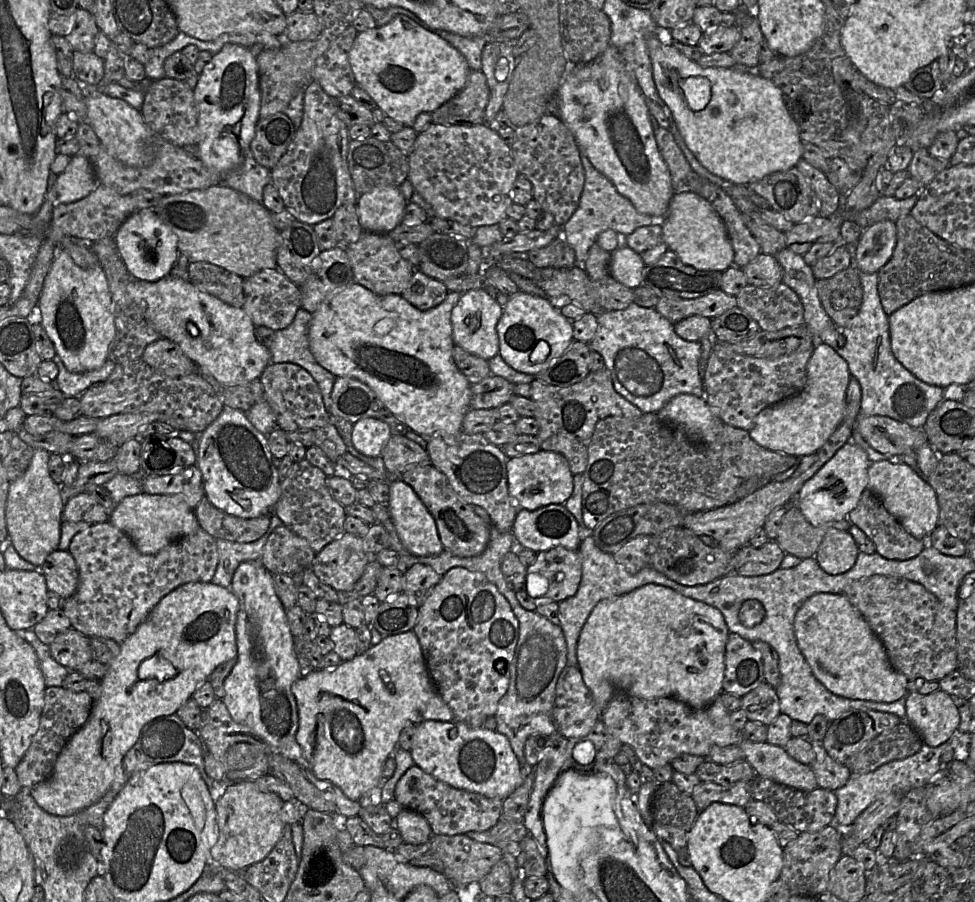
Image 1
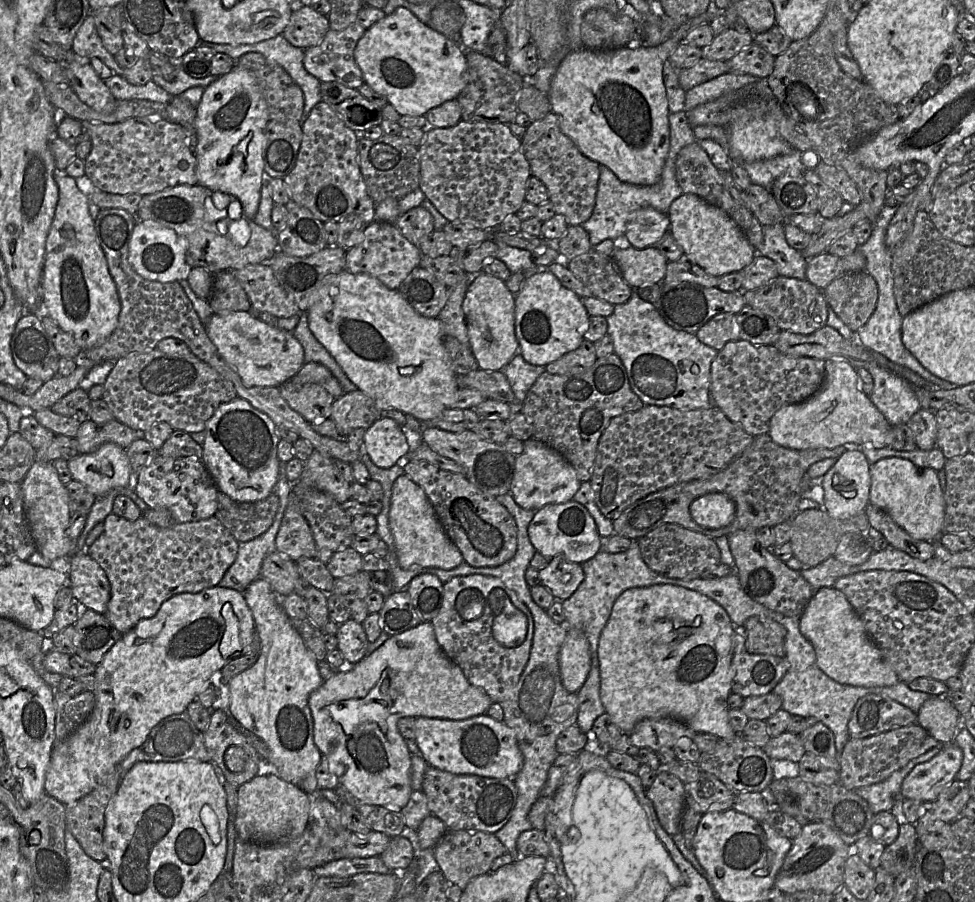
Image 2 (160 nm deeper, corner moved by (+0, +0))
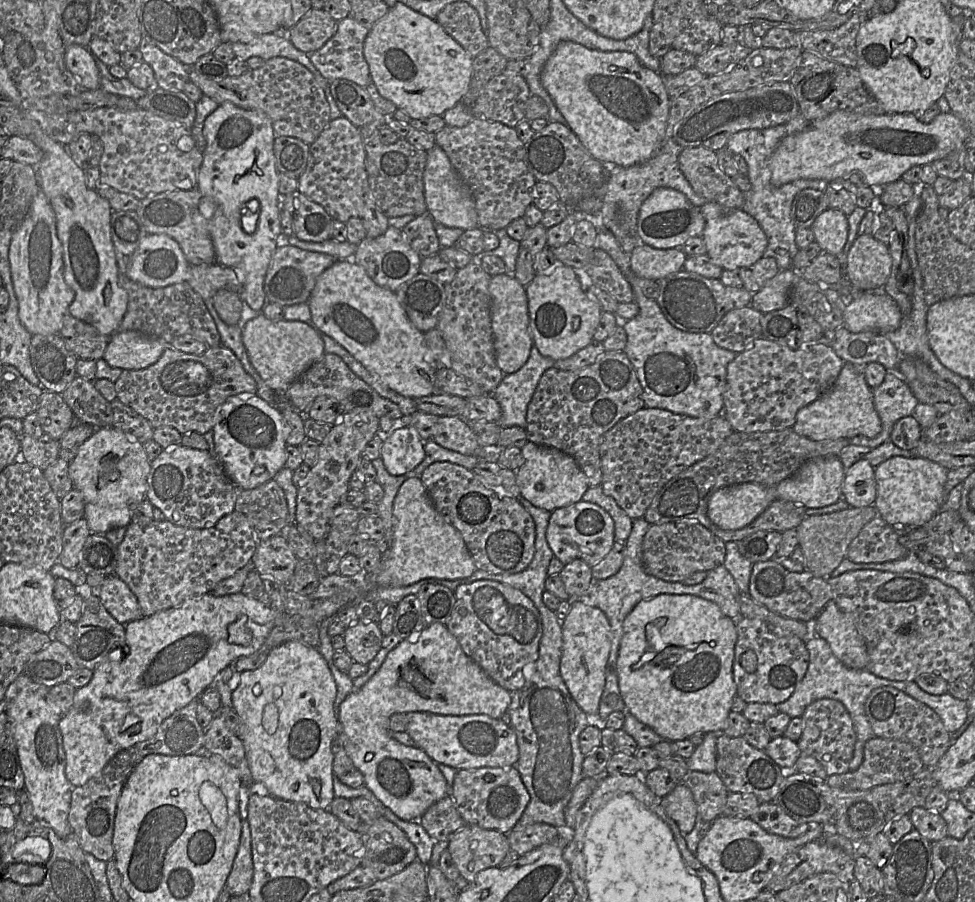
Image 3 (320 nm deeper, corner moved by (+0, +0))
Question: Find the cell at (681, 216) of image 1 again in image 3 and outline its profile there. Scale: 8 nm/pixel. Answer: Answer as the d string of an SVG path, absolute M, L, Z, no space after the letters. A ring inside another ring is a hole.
M708 201L700 206L705 218L703 238L712 262L724 270L738 270L749 267L764 257L768 238L759 223L748 213L739 208L721 206L717 202Z

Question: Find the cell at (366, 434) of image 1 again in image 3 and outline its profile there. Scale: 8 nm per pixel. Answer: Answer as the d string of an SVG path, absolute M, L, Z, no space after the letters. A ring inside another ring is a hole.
M398 424L385 434L381 456L391 475L403 475L415 469L425 458L425 440L414 427Z

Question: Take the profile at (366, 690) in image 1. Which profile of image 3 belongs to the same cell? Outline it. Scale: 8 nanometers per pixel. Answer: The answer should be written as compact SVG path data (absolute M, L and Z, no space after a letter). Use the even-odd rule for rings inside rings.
M445 624L427 625L417 634L412 634L392 649L379 670L359 689L354 689L340 704L338 720L341 741L346 754L363 774L364 786L396 816L406 821L418 821L437 801L449 795L450 786L438 765L420 748L408 747L390 736L390 717L395 713L429 712L439 715L485 714L500 719L507 713L511 692L498 685L468 657L455 636Z

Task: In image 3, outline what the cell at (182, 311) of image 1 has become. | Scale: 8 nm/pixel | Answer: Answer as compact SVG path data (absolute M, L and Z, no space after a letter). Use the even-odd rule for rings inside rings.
M263 313L245 324L242 330L242 341L252 366L267 386L277 394L283 394L325 354L324 341L311 325L285 319L271 320Z

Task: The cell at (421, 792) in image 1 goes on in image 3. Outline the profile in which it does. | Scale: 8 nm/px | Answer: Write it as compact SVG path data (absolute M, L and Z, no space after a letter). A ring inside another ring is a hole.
M516 766L457 770L449 796L467 825L504 834L508 834L520 820L530 801L530 794Z

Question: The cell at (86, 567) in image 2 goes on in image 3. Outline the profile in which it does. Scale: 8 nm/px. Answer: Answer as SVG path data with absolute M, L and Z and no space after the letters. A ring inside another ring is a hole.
M108 575L99 589L92 589L107 611L121 624L143 616L137 597L128 585L116 575Z

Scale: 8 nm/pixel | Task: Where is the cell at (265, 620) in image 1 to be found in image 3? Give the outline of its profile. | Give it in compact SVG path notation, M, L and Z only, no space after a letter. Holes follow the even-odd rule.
M287 641L273 648L260 667L240 673L239 684L231 696L232 707L241 720L239 738L254 782L261 784L270 796L304 803L313 809L329 809L335 798L332 746L340 732L336 696L334 677L318 648L299 641Z

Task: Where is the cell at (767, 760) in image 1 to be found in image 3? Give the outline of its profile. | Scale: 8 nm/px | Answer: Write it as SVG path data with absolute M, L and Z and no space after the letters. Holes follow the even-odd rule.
M660 594L640 601L623 622L623 635L616 660L618 684L626 710L640 722L650 727L664 740L671 742L688 739L693 734L723 733L727 717L731 712L734 697L737 695L737 687L733 679L733 660L736 641L736 621L723 614L720 608L709 600L689 594Z

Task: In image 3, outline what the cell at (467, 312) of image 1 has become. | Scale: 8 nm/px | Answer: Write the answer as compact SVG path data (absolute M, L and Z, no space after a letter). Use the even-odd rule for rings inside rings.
M500 274L491 277L489 293L496 362L505 374L510 374L518 371L527 362L534 344L530 330L526 287L514 275Z

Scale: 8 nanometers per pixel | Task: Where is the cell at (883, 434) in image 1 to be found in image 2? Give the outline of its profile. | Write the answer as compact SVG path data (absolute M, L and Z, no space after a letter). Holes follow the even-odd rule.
M844 357L825 360L825 378L819 390L806 400L778 409L770 419L768 435L786 448L795 450L833 449L846 443L889 447L891 424L861 388L857 369Z

